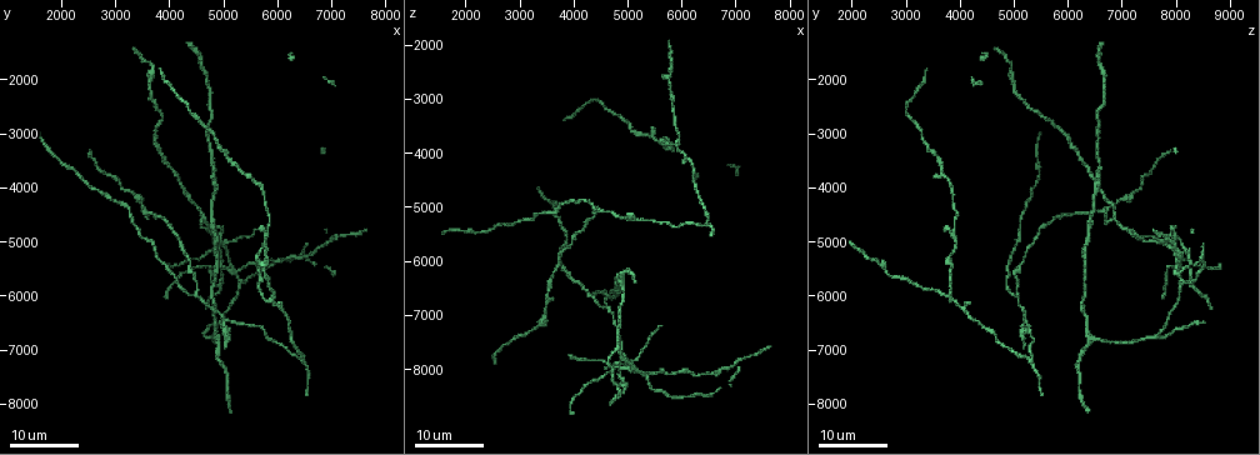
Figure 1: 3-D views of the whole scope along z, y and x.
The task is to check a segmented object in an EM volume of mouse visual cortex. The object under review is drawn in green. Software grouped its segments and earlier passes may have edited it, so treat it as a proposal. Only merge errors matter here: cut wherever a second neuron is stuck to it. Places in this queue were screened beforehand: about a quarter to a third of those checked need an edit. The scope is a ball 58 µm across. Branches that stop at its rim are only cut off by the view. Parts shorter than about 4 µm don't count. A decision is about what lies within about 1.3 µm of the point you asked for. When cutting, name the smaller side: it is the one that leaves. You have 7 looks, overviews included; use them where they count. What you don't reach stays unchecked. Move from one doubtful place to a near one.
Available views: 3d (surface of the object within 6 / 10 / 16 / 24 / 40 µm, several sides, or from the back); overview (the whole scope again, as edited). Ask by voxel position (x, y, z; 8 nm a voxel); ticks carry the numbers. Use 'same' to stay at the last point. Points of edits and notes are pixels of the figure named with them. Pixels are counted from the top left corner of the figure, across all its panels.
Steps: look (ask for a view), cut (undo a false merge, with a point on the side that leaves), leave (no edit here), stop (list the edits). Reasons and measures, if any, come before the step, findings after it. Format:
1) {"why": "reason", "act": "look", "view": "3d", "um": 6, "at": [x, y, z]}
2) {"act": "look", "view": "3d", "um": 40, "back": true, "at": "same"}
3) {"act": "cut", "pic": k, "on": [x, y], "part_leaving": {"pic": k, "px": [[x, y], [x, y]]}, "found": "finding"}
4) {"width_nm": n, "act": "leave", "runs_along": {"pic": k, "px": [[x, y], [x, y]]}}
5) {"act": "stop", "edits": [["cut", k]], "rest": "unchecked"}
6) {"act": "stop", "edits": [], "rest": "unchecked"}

{"why": "branch point", "act": "look", "view": "3d", "um": 24, "at": [4900, 6800, 6400]}

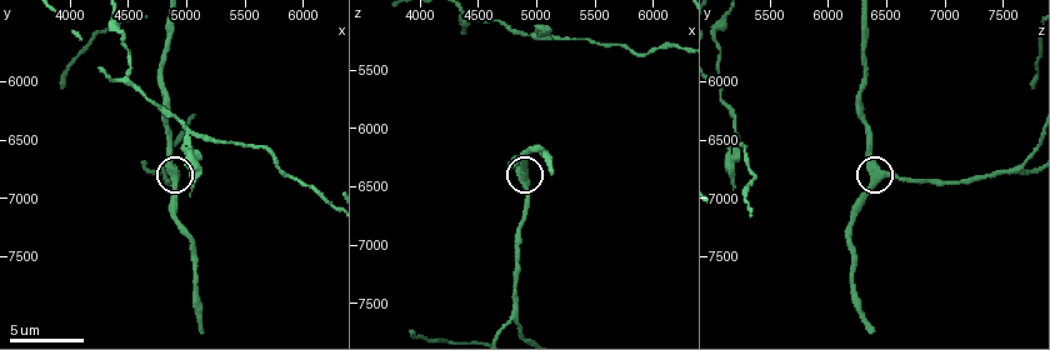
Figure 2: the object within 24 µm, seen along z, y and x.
{"act": "look", "view": "3d", "um": 10, "at": [4880, 6820, 6380]}

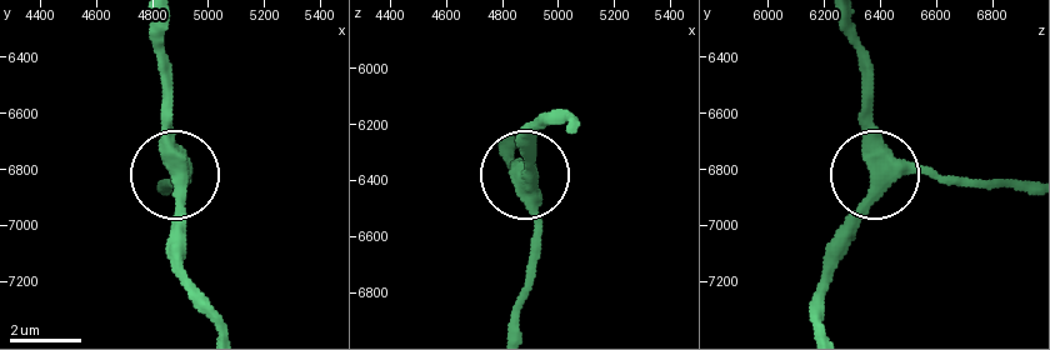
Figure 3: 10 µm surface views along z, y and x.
{"arms": 3, "act": "leave", "runs_along": {"pic": 3, "px": [[1023, 184], [879, 175], [861, 210], [828, 243]]}, "found": "one neuron here"}

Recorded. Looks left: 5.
{"why": "two arms in line, one across", "act": "look", "view": "3d", "um": 16, "at": [5850, 4800, 3850]}

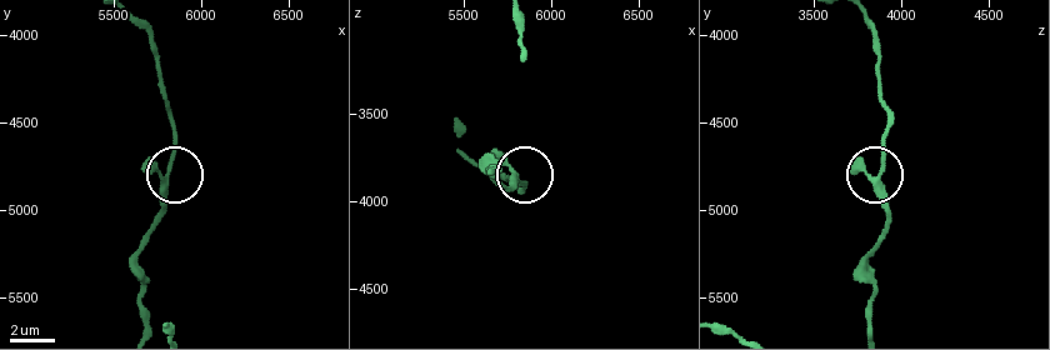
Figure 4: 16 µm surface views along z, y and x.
{"act": "look", "view": "3d", "um": 6, "at": [5780, 4800, 3880]}

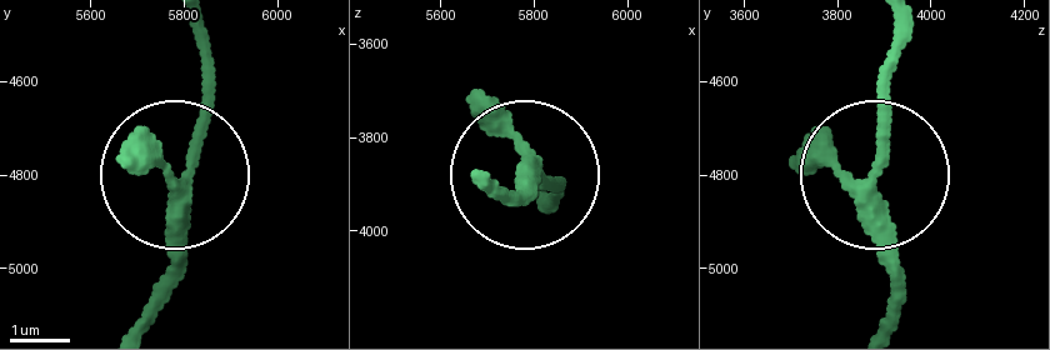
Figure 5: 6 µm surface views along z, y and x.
{"arms": 3, "act": "leave", "runs_along": {"pic": 5, "px": [[144, 325], [209, 86], [209, 33]]}, "found": "continuous, no second neuron"}

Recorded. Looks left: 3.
{"why": "side arm on a straight run", "act": "look", "view": "3d", "um": 16, "at": [5700, 5550, 2600]}

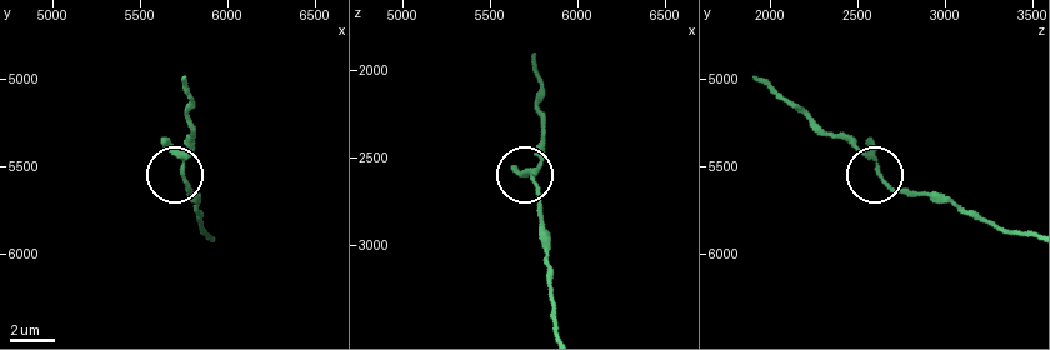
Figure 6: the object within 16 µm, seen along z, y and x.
{"act": "look", "view": "3d", "um": 10, "at": [5760, 5520, 2620]}

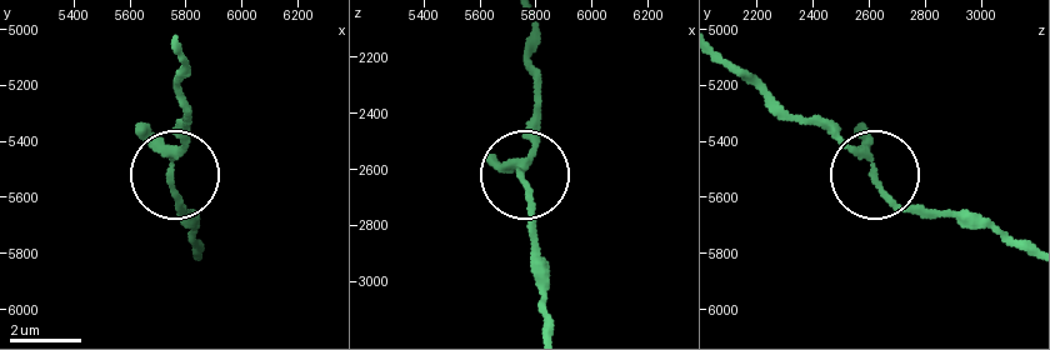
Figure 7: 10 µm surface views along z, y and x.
{"width_nm": 180, "act": "leave", "runs_along": {"pic": 7, "px": [[551, 326], [524, 180], [539, 115]]}, "found": "continuous, no second neuron"}

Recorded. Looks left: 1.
{"why": "three arms meet", "act": "look", "view": "3d", "um": 6, "at": [4780, 6780, 7620]}

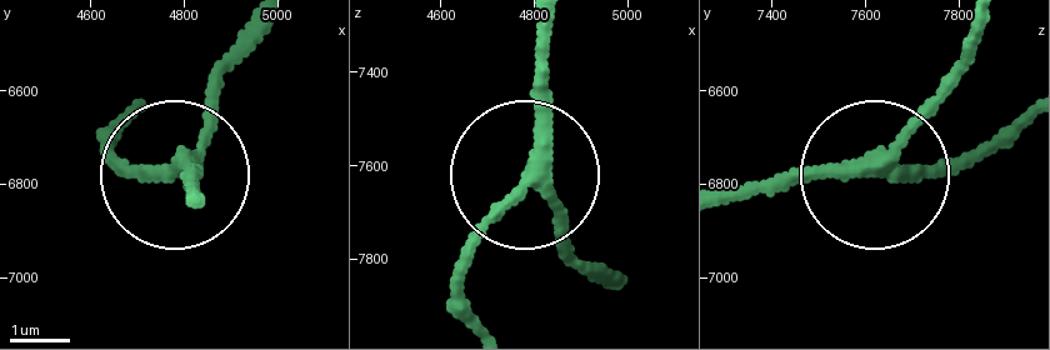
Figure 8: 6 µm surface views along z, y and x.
{"arms": 3, "act": "leave", "found": "one neuron here"}

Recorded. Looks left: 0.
{"act": "stop", "edits": [], "rest": "unchecked"}

